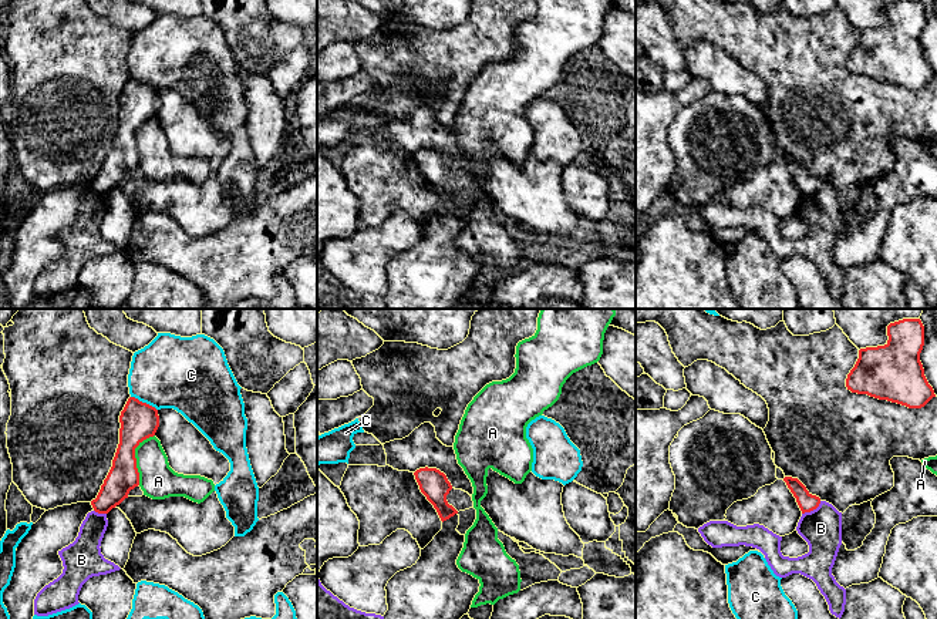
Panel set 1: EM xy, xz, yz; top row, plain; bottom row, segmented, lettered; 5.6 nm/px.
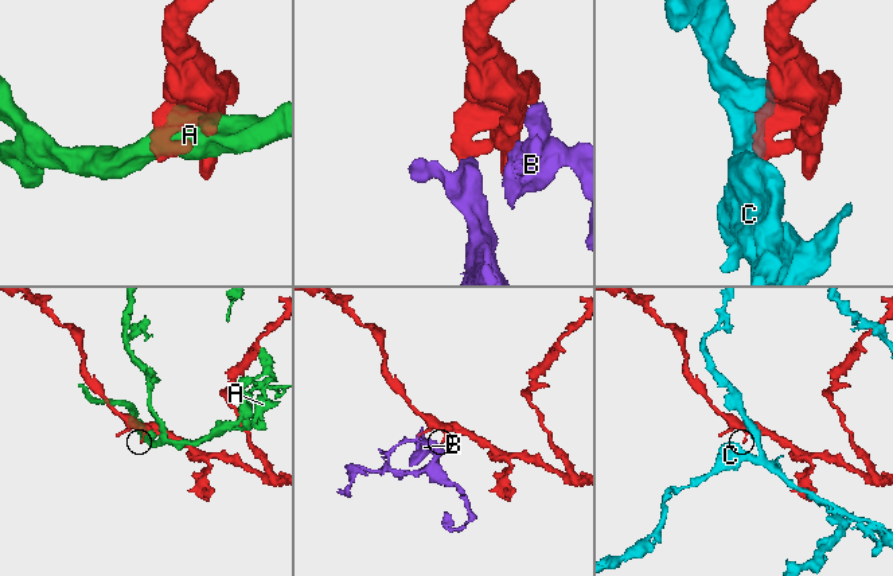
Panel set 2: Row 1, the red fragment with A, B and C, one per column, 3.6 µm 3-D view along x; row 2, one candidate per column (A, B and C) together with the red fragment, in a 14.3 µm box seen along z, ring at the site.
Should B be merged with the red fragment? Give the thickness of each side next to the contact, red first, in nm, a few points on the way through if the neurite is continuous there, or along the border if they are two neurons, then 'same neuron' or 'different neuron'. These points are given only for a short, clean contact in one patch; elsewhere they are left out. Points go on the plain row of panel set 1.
100/220 nm | along yz (821, 182), (815, 189), (802, 195) | different neuron

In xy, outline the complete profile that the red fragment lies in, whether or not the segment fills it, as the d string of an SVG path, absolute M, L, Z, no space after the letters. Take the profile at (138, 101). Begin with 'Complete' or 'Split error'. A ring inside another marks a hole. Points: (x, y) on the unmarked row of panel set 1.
Complete. M129 78L119 97L119 125L112 148L91 186L98 195L108 195L119 186L131 171L139 166L135 129L154 118L159 108L158 91L135 78Z

